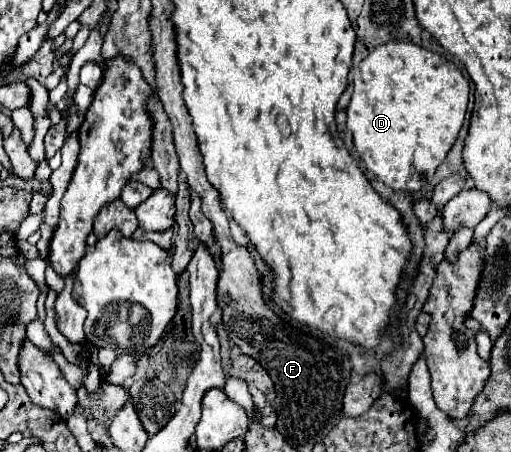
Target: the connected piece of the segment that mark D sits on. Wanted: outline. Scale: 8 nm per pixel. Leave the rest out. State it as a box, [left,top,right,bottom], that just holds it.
[346,42,470,192]

